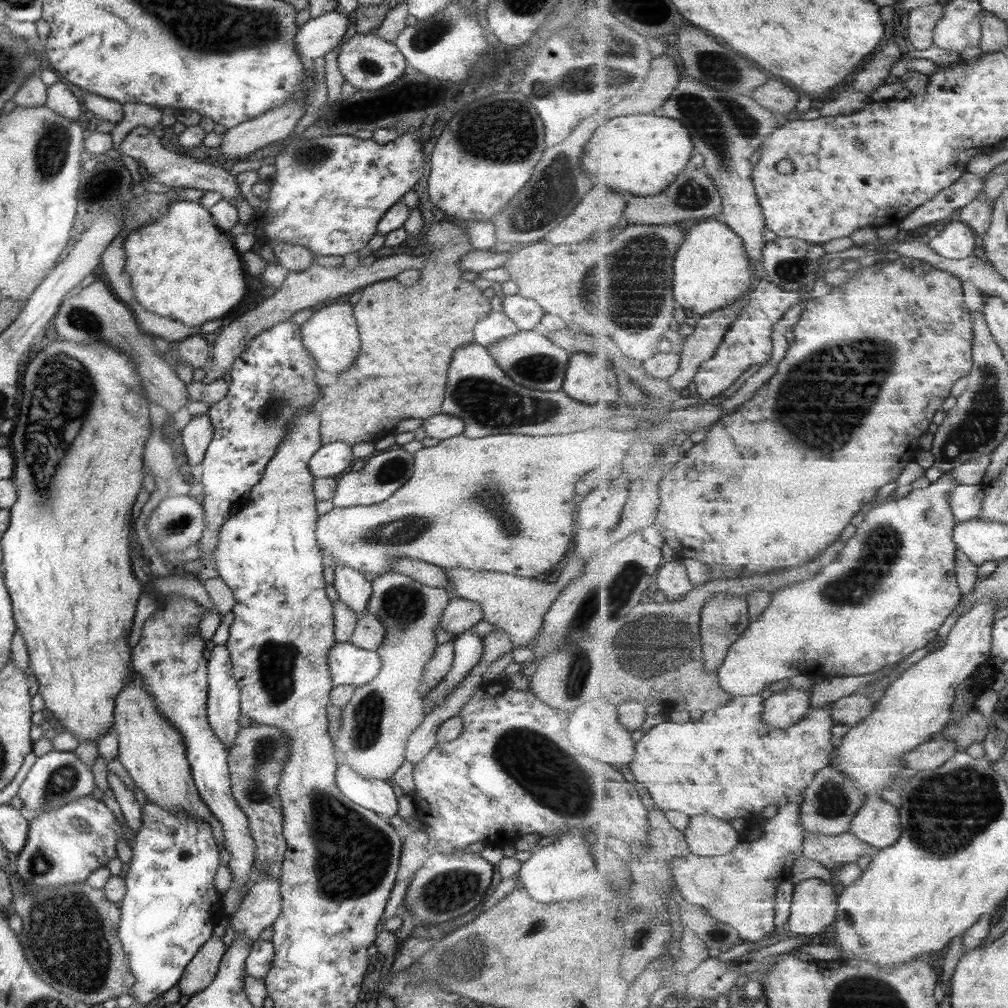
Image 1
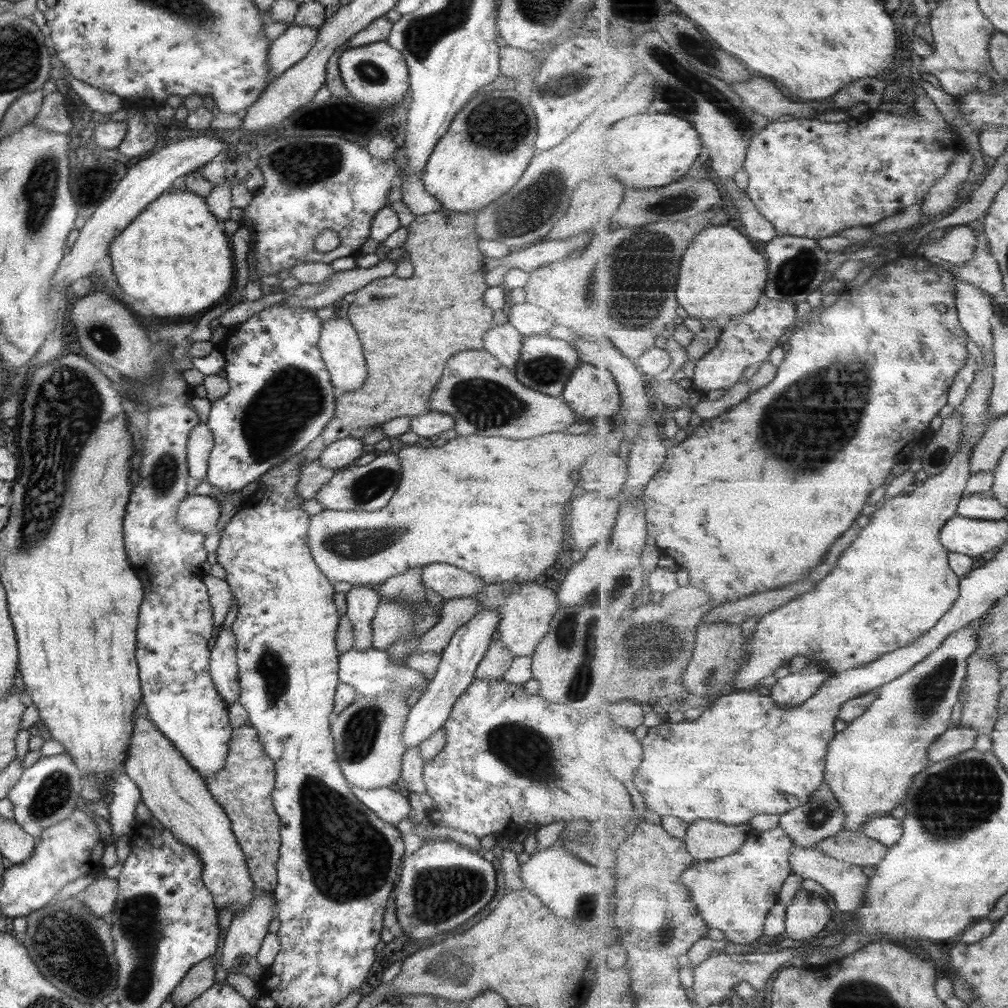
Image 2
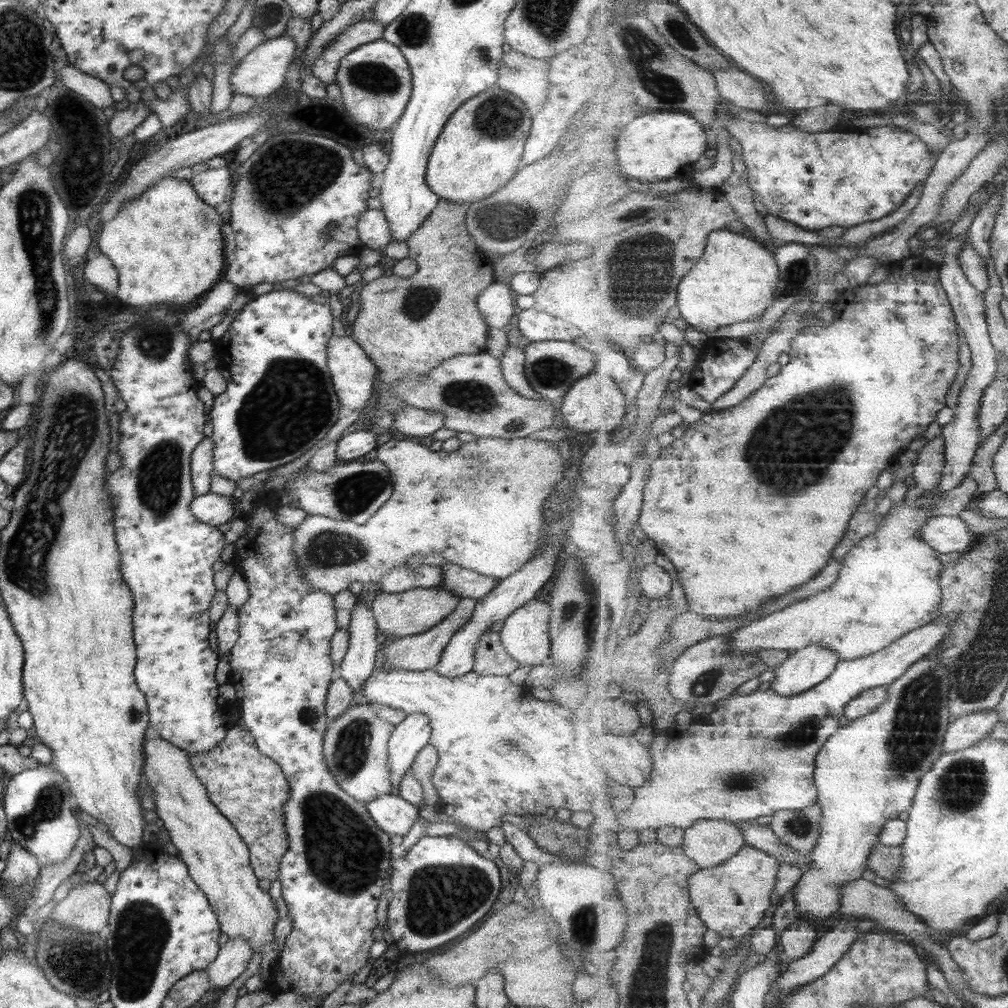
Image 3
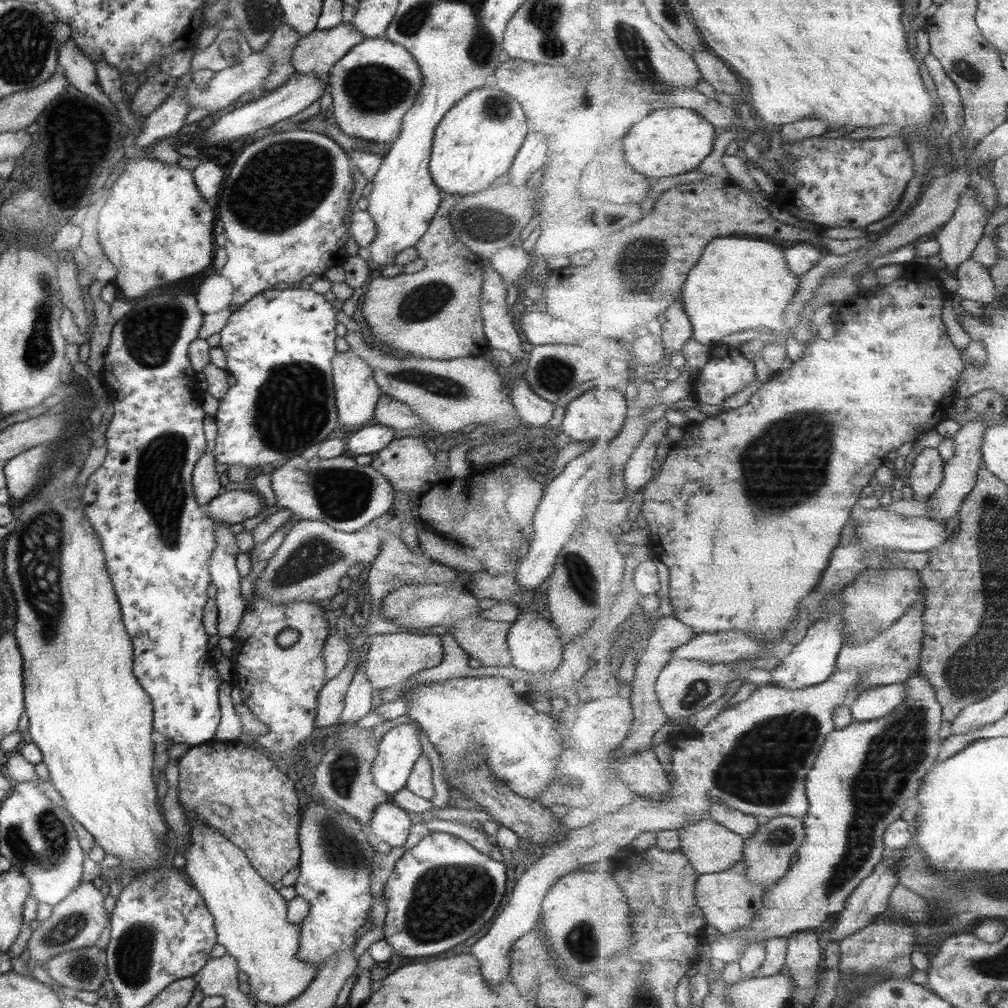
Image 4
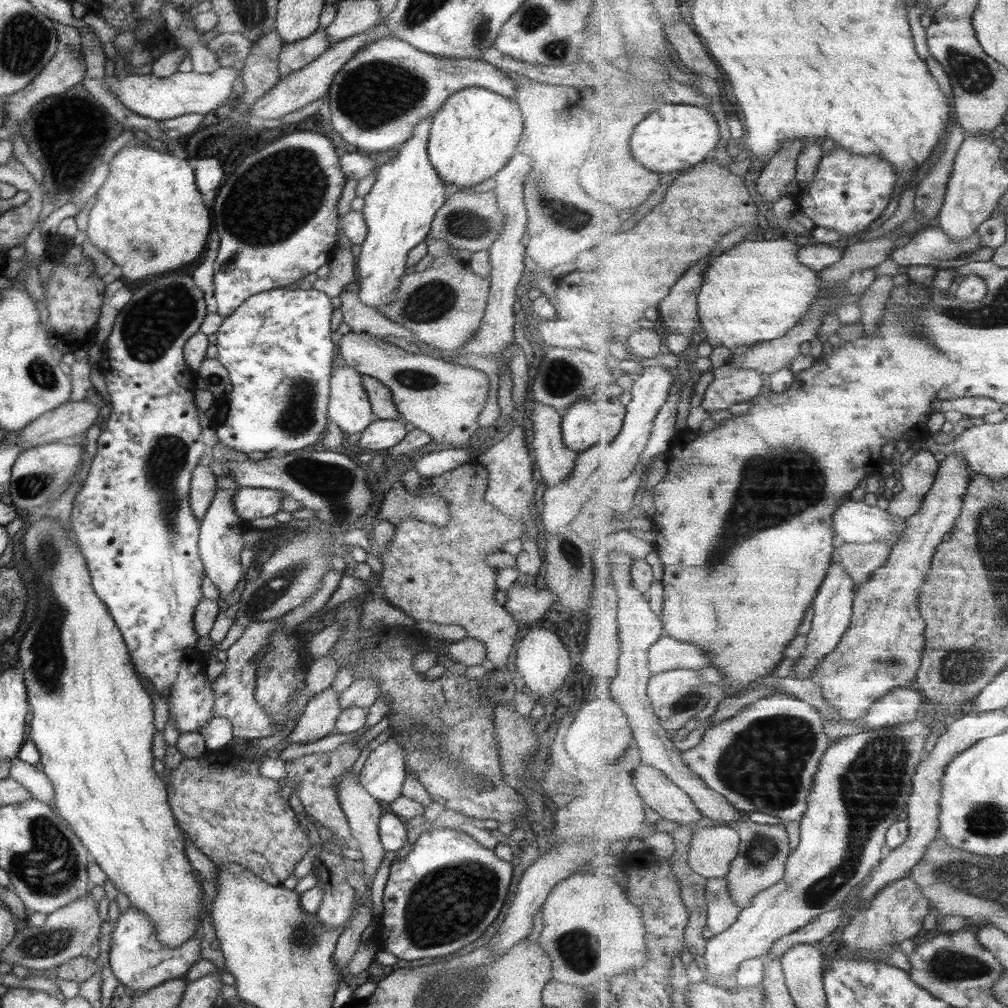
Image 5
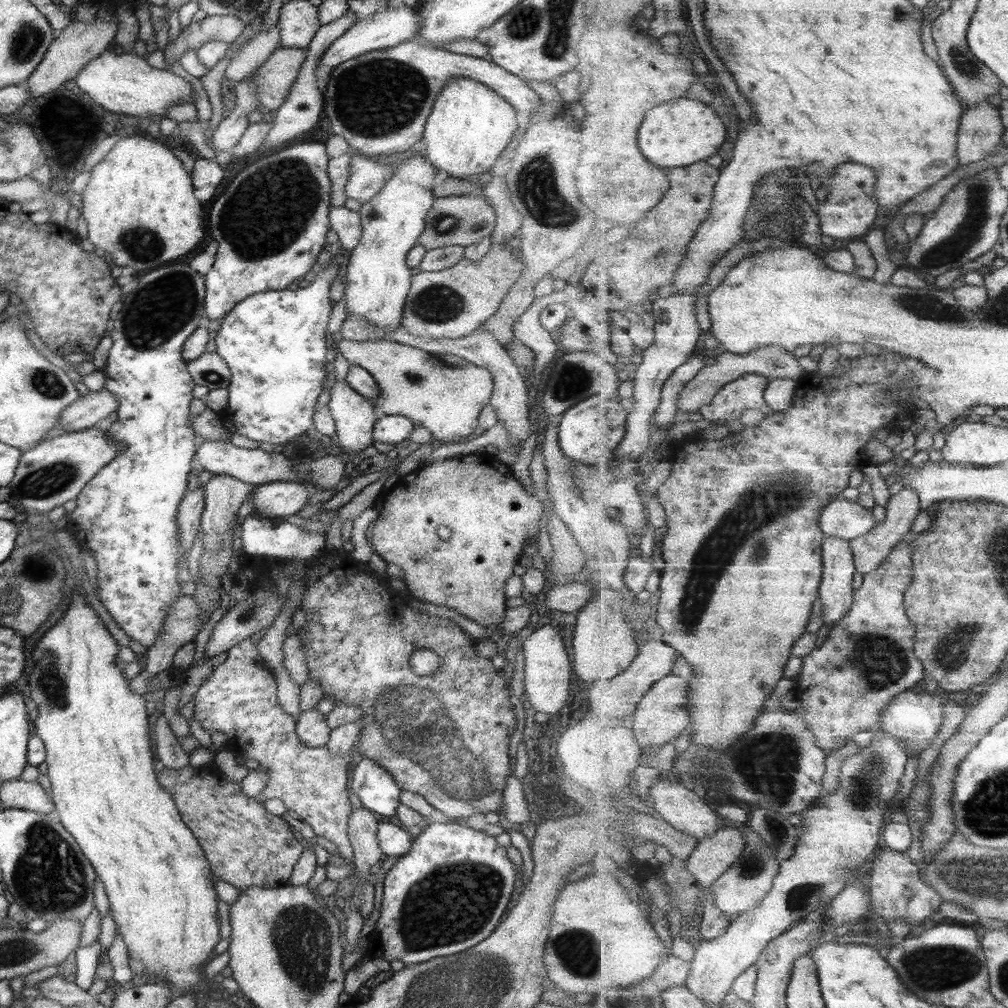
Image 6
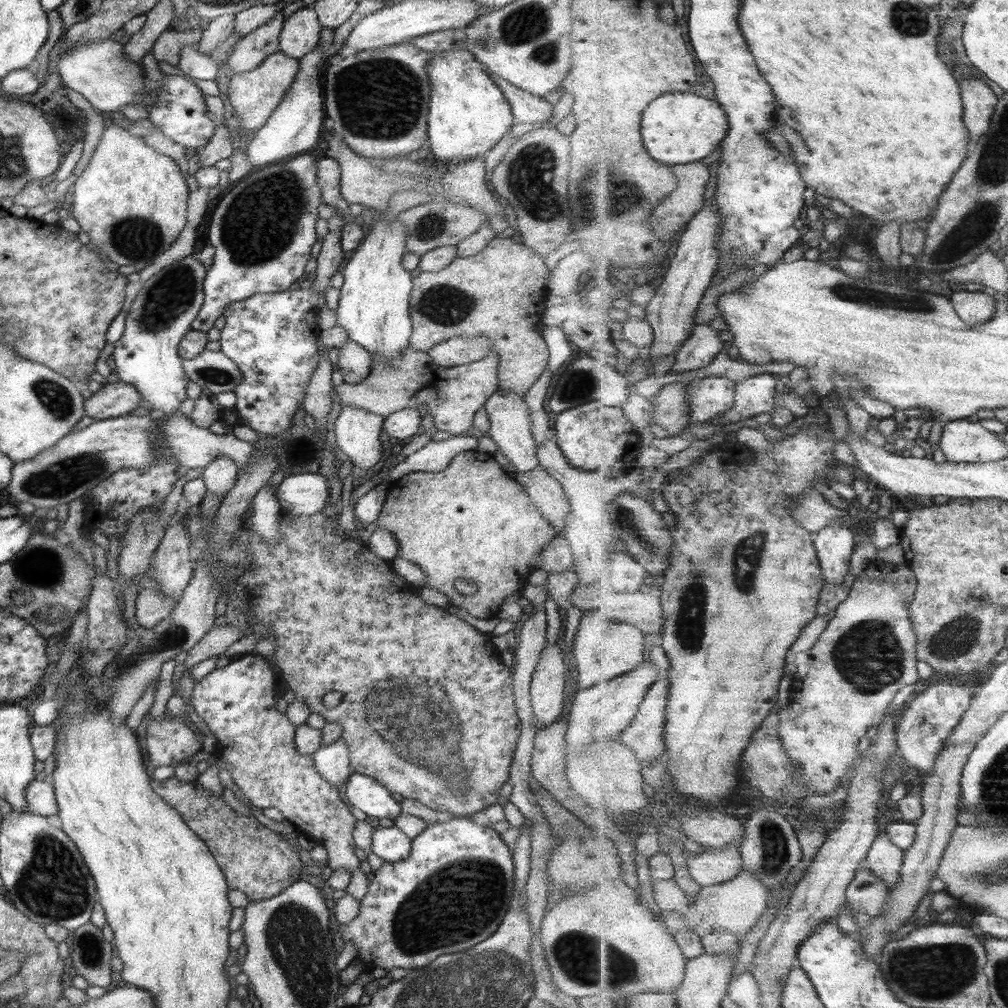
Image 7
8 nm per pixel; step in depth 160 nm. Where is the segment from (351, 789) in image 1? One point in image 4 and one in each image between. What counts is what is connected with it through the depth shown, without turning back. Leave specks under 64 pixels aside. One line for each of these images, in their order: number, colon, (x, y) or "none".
2: (390, 806)
3: (391, 813)
4: (391, 823)

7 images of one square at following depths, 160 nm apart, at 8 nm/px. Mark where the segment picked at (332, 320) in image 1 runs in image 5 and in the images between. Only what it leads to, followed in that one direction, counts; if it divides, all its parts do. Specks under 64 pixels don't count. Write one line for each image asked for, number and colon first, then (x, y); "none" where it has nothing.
2: (338, 343)
3: (352, 374)
4: (356, 394)
5: (348, 408)

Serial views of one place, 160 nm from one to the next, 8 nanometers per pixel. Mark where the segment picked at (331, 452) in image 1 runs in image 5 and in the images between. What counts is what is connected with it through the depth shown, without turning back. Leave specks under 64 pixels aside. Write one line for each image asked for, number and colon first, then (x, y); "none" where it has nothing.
2: (340, 453)
3: (353, 444)
4: (372, 439)
5: (382, 434)

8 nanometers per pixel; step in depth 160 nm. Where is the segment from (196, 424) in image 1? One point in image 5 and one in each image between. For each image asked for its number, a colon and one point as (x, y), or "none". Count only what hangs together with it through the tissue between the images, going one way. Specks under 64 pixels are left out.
2: (199, 442)
3: (201, 462)
4: (205, 484)
5: (202, 482)

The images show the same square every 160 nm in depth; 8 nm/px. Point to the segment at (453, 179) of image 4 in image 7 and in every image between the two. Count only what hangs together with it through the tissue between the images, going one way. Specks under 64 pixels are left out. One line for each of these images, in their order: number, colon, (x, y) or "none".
5: (473, 133)
6: (469, 125)
7: (468, 114)

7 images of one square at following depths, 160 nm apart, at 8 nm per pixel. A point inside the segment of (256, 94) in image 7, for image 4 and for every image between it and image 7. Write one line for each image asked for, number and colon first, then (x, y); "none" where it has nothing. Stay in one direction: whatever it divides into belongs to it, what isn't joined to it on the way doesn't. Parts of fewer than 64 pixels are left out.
4: (316, 52)
5: (292, 57)
6: (273, 79)

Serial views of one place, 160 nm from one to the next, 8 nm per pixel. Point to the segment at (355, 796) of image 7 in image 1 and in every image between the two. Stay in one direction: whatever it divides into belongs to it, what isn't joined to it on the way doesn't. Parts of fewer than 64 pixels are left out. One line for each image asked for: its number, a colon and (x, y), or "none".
1: (467, 651)
2: (455, 672)
3: (410, 735)
4: (398, 749)
5: (382, 775)
6: (376, 789)

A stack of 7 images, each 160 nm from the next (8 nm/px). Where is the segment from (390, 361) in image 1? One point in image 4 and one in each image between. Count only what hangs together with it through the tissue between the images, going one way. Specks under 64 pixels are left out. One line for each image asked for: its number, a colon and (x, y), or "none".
2: (408, 329)
3: (405, 326)
4: (435, 314)

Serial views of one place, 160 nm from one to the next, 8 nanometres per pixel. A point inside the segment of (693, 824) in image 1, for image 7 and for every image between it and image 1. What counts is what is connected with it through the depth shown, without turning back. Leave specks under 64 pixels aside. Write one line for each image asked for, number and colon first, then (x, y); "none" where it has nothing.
2: (706, 839)
3: (709, 843)
4: (711, 847)
5: (713, 849)
6: (714, 855)
7: (712, 866)

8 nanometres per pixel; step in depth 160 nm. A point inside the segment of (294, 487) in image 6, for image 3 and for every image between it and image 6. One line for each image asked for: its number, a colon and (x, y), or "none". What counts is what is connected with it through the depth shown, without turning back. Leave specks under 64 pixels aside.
3: (212, 509)
4: (232, 507)
5: (248, 503)

